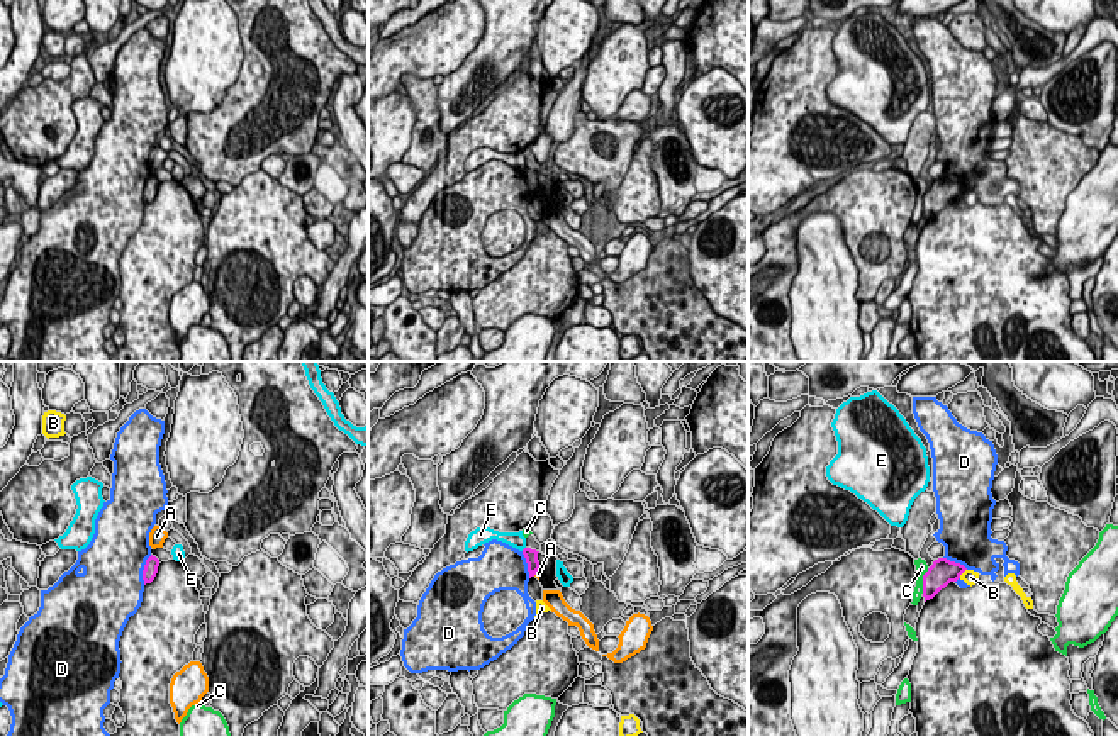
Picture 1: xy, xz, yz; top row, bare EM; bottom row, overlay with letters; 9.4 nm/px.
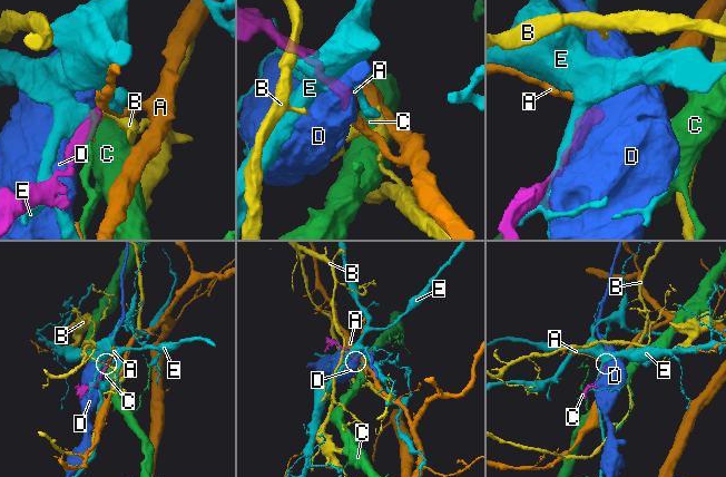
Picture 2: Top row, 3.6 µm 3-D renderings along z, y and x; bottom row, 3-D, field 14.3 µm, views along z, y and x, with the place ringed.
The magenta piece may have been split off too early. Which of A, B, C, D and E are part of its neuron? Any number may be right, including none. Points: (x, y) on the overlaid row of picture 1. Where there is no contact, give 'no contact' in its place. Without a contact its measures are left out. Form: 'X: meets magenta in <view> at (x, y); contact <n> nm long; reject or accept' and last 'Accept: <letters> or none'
A: meets magenta in xz at (536, 570); contact 100 nm long; reject
B: meets magenta in yz at (962, 572); contact 120 nm long; reject
C: meets magenta in yz at (923, 580); contact 240 nm long; reject
D: meets magenta in xy at (143, 570); contact 300 nm long; reject
E: no contact; reject
Accept: none

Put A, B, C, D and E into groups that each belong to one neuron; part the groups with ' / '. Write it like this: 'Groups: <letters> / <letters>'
Groups: A / B / C / D / E

